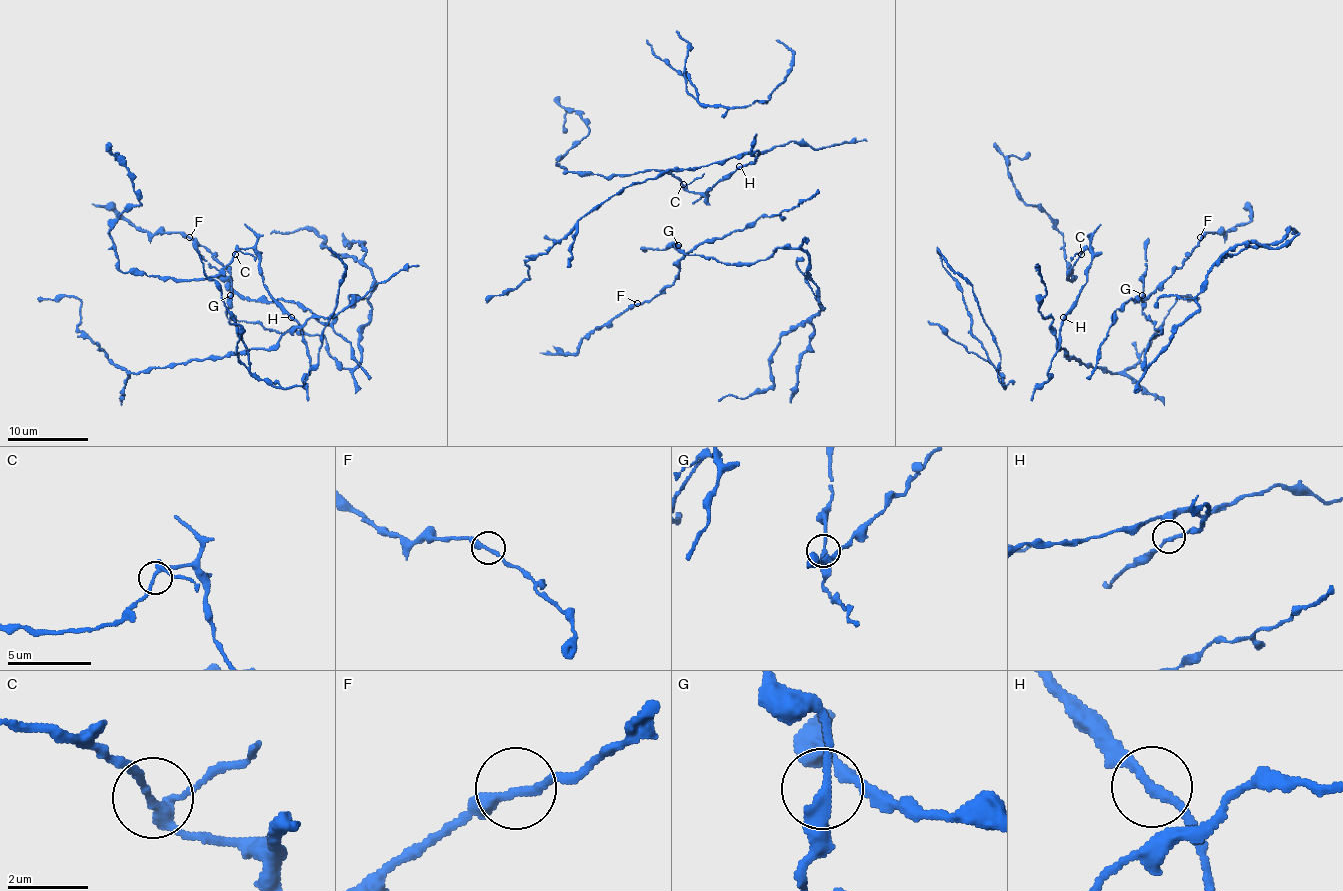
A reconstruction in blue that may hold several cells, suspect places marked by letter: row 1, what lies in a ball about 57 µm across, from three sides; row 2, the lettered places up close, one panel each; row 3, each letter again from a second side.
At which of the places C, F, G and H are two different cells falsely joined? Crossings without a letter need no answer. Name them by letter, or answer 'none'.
none

